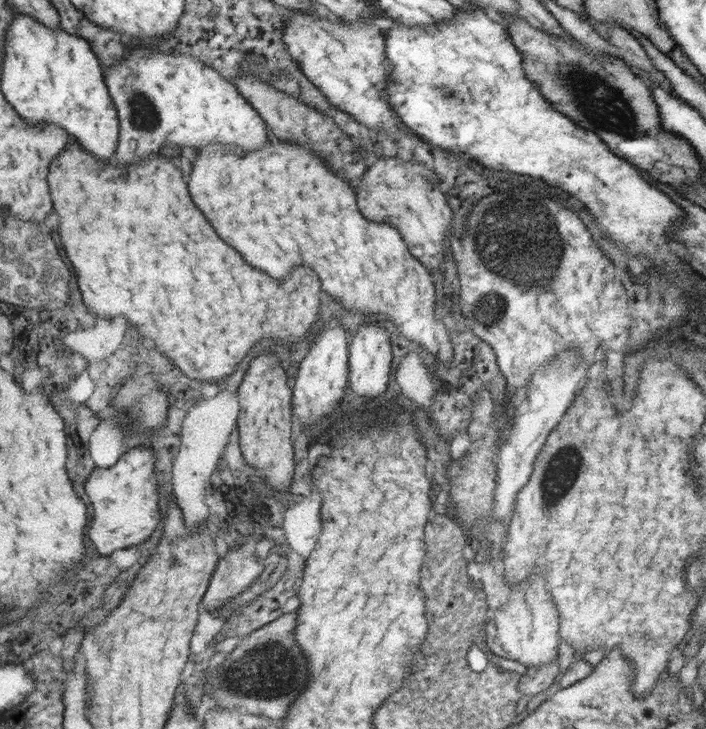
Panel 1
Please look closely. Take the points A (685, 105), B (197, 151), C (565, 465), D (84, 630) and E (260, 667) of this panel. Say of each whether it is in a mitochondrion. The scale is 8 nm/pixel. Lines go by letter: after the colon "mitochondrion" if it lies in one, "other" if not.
A: other
B: other
C: mitochondrion
D: other
E: mitochondrion

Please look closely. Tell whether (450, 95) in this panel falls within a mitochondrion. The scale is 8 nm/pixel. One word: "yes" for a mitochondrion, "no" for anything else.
yes

